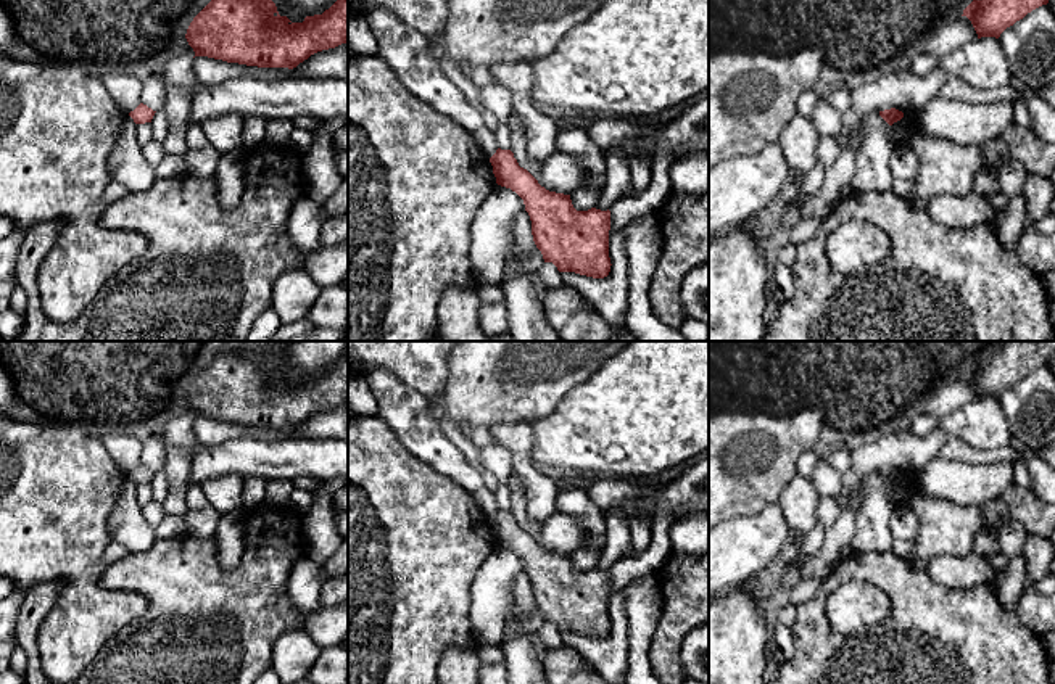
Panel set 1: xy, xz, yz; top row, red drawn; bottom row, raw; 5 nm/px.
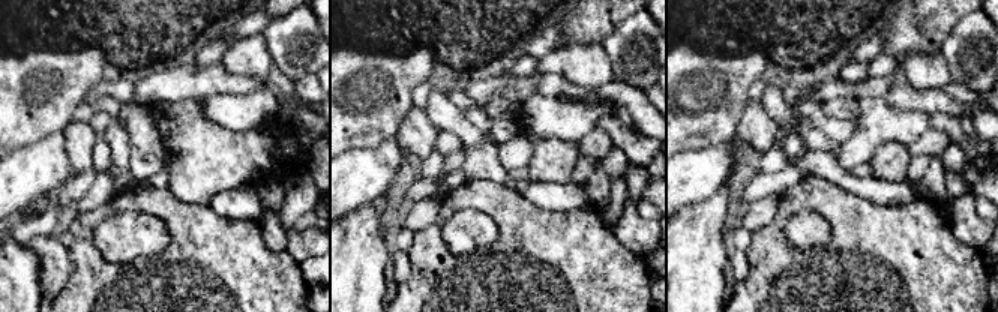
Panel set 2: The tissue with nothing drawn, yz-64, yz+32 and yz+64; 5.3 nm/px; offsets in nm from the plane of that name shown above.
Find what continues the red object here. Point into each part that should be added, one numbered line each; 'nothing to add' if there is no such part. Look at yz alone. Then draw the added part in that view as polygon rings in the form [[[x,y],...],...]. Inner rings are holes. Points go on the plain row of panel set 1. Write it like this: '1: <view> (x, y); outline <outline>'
nothing to add

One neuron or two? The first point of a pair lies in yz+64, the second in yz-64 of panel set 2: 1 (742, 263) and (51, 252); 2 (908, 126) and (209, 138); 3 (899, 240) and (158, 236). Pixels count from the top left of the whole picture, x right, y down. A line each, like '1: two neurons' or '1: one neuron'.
1: one neuron
2: two neurons
3: two neurons

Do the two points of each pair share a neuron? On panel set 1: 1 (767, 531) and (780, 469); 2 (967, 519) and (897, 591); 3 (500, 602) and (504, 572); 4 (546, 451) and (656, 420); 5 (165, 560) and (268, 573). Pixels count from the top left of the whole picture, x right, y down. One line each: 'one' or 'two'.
1: two
2: two
3: one
4: one
5: one

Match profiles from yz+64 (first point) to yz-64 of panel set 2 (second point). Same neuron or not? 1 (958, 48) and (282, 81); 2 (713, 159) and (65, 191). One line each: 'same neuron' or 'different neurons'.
1: different neurons
2: same neuron

